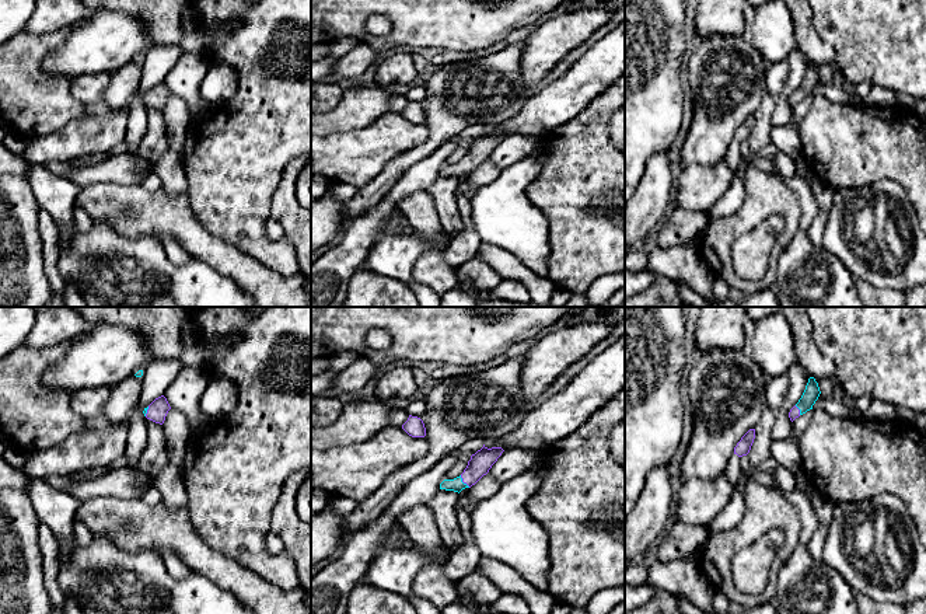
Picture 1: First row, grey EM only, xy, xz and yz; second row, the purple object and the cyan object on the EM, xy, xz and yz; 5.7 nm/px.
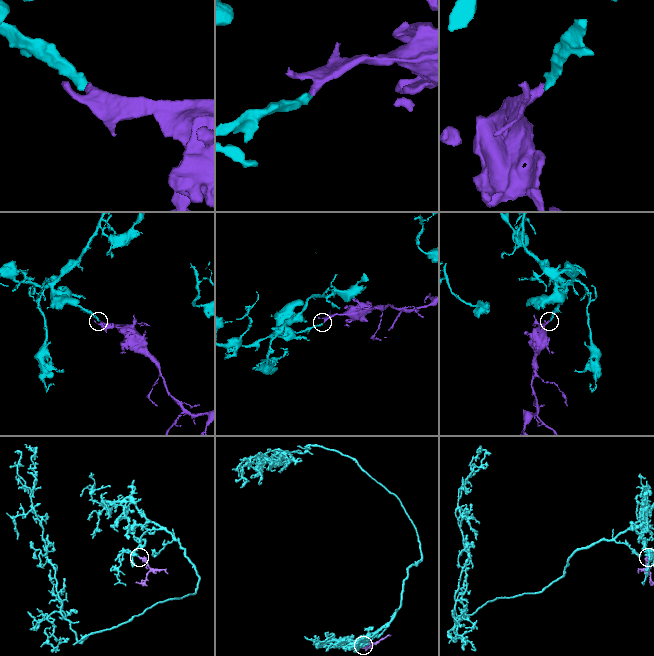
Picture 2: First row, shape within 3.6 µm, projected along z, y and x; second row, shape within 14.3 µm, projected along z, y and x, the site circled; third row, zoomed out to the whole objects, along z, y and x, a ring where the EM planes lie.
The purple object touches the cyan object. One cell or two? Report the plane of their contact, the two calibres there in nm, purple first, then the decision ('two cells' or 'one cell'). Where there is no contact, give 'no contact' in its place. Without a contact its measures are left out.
xz | 130/80 nm | one cell

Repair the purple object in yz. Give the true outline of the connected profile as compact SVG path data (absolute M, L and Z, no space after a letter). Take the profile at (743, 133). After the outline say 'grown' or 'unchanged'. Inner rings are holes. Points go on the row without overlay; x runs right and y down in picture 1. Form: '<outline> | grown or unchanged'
M749 115L734 133L734 140L737 140L738 143L747 142L751 136L754 125L755 115Z | unchanged

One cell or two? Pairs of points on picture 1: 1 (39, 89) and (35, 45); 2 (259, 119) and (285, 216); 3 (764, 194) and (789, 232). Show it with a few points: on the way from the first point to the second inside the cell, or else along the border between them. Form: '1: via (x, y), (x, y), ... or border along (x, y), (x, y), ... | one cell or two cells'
1: via (34, 77), (34, 56) | one cell
2: border along (293, 157), (286, 164), (273, 194), (271, 216) | two cells
3: via (774, 202), (789, 217), (789, 222) | one cell

